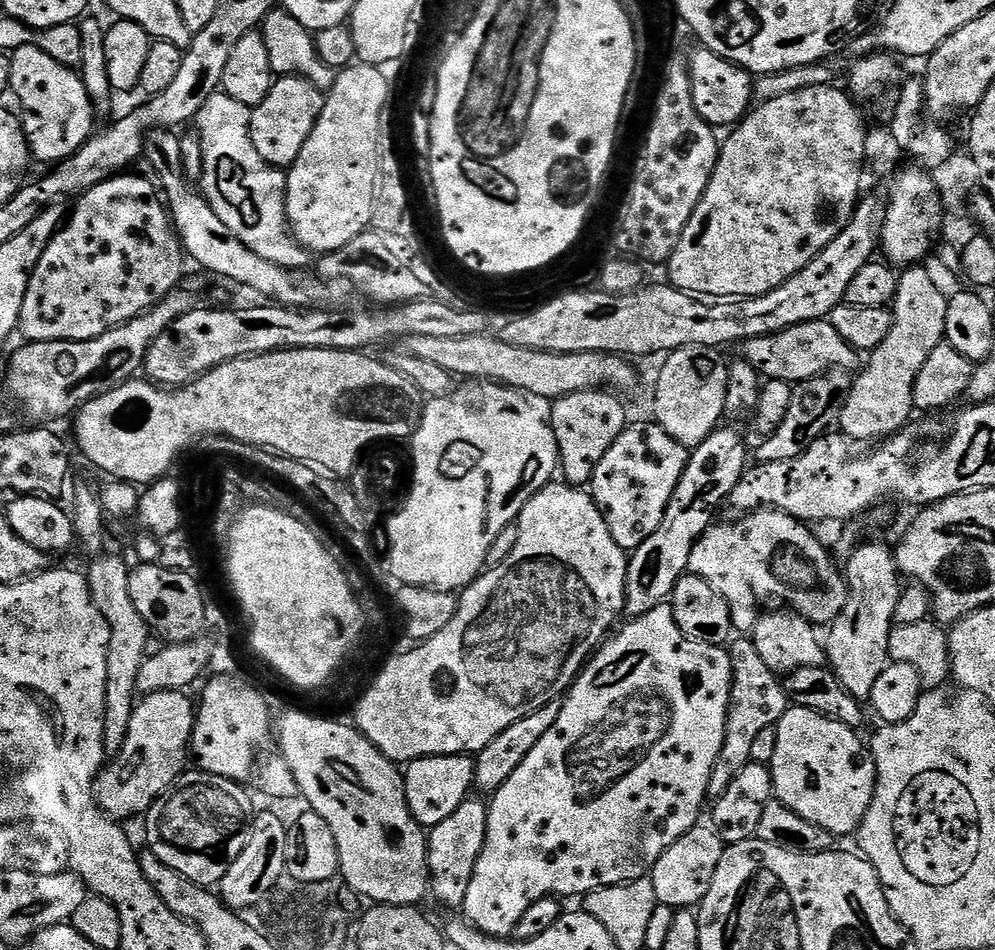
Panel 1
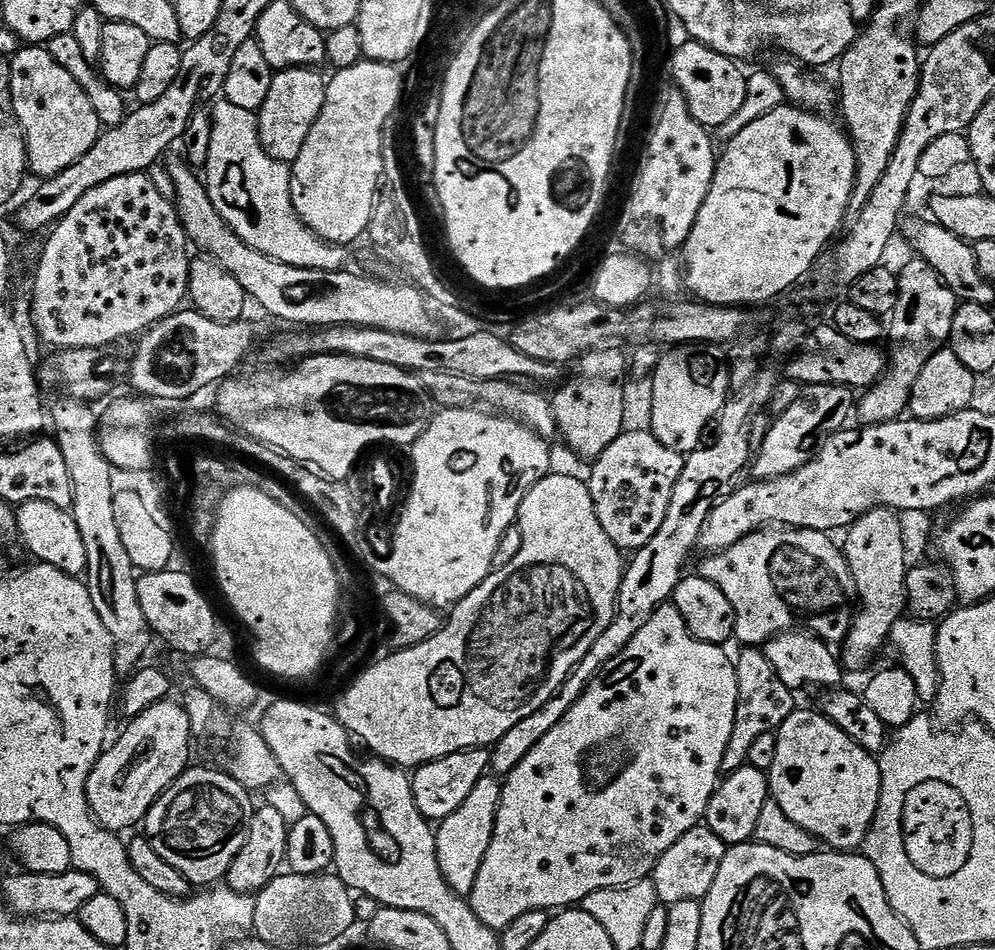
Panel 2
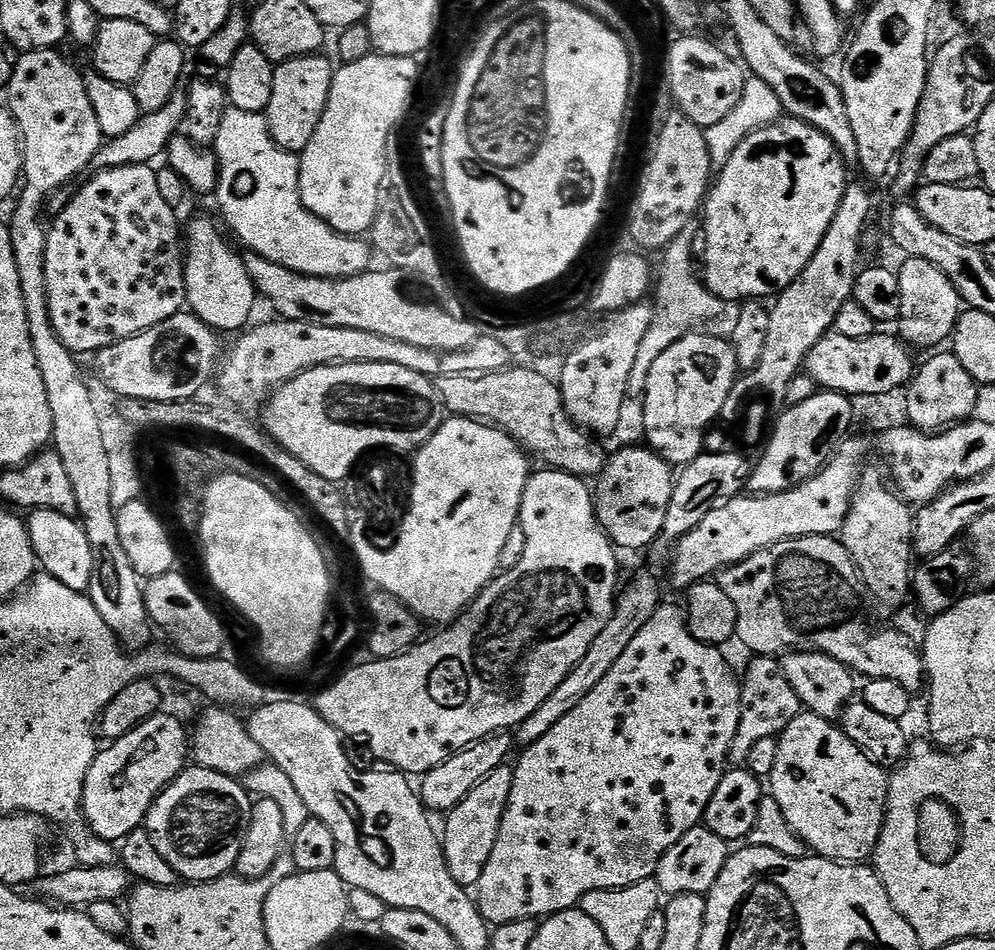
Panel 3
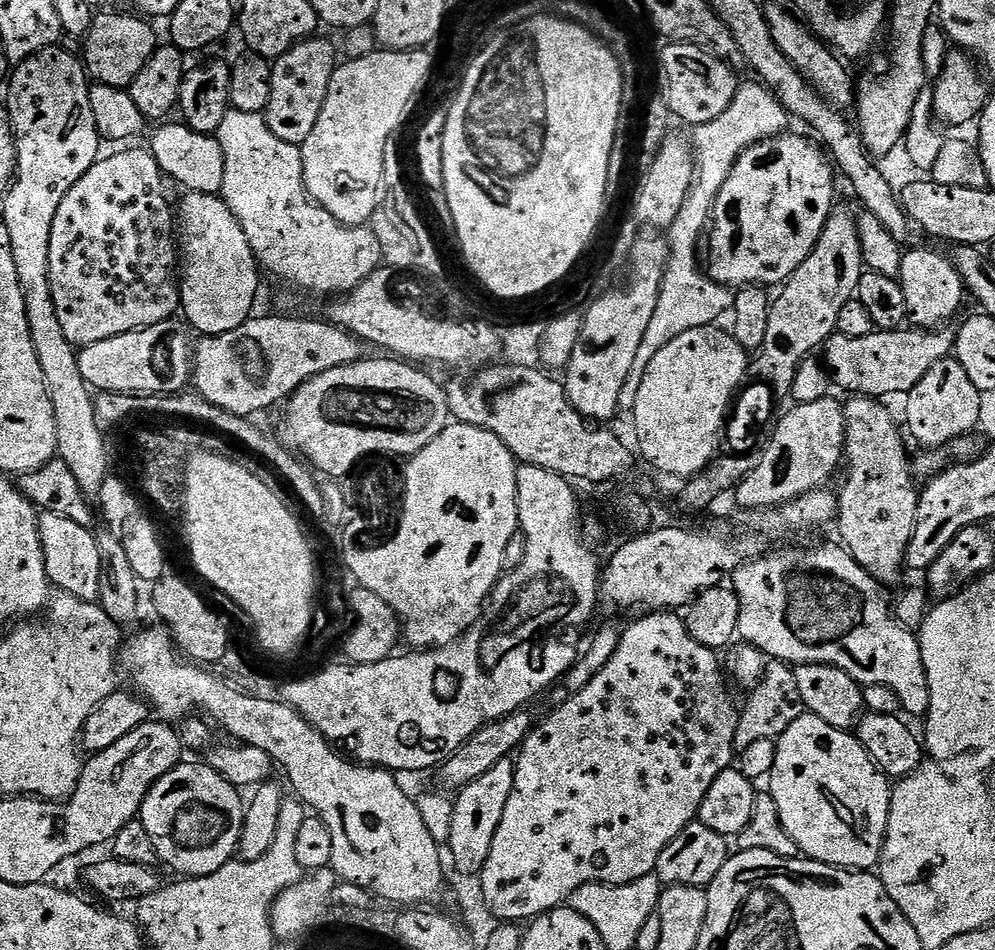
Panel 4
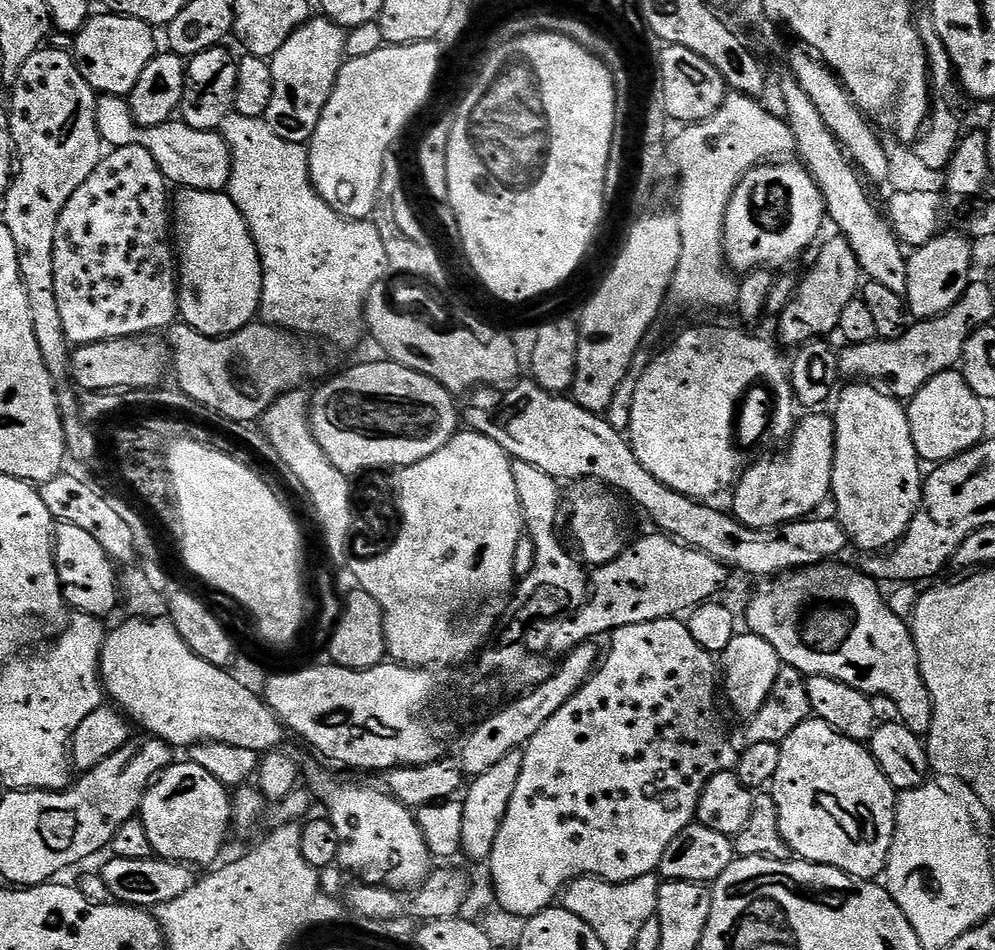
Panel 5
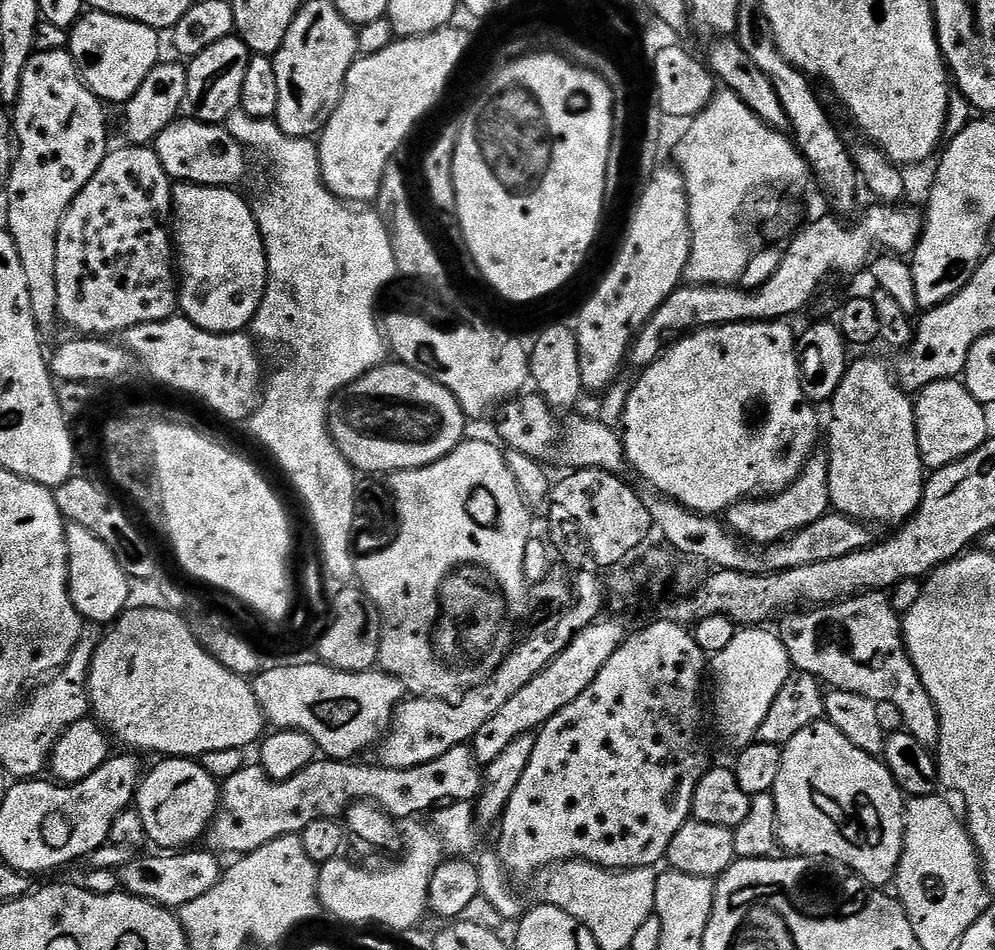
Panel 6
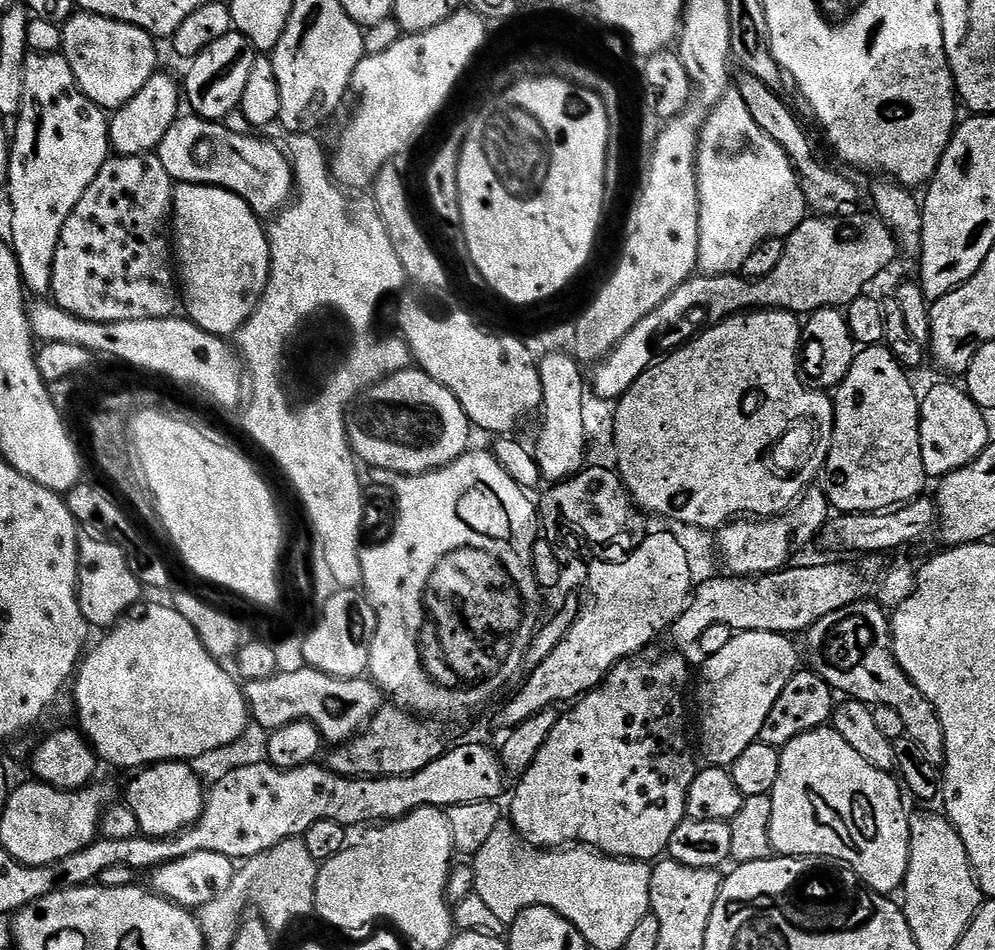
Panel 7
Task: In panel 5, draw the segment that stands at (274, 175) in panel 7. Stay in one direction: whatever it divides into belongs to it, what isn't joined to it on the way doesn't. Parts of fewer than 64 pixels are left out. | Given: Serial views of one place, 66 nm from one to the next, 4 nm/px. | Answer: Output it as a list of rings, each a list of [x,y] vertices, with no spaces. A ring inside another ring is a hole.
[[[101,95],[96,102],[96,121],[101,141],[109,149],[137,144],[150,150],[150,158],[158,162],[158,170],[162,170],[169,185],[207,192],[223,192],[227,189],[228,180],[232,176],[232,152],[228,148],[227,139],[219,131],[194,130],[179,118],[173,118],[166,124],[143,128],[134,118],[123,96]]]

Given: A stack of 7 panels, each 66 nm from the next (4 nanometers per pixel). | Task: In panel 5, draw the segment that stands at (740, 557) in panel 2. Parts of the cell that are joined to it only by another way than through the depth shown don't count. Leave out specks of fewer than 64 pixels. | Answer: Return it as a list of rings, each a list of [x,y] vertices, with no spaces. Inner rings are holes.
[[[844,562],[815,564],[813,568],[797,568],[775,578],[768,578],[763,582],[757,583],[760,585],[757,586],[756,593],[753,594],[752,601],[748,604],[747,631],[753,636],[770,642],[770,646],[774,646],[774,650],[778,654],[781,665],[798,670],[806,678],[809,676],[834,678],[838,682],[846,682],[846,686],[854,686],[854,690],[865,692],[870,697],[882,695],[894,698],[894,706],[898,706],[898,714],[902,723],[916,736],[921,738],[927,737],[928,731],[932,728],[934,710],[932,709],[930,690],[920,673],[920,659],[918,658],[918,650],[916,649],[916,639],[912,636],[912,629],[906,623],[905,617],[894,614],[891,603],[886,599],[886,596],[880,593],[881,585],[877,581],[871,580],[862,570],[856,569],[855,572],[854,569],[847,568],[846,565],[840,563]]]

